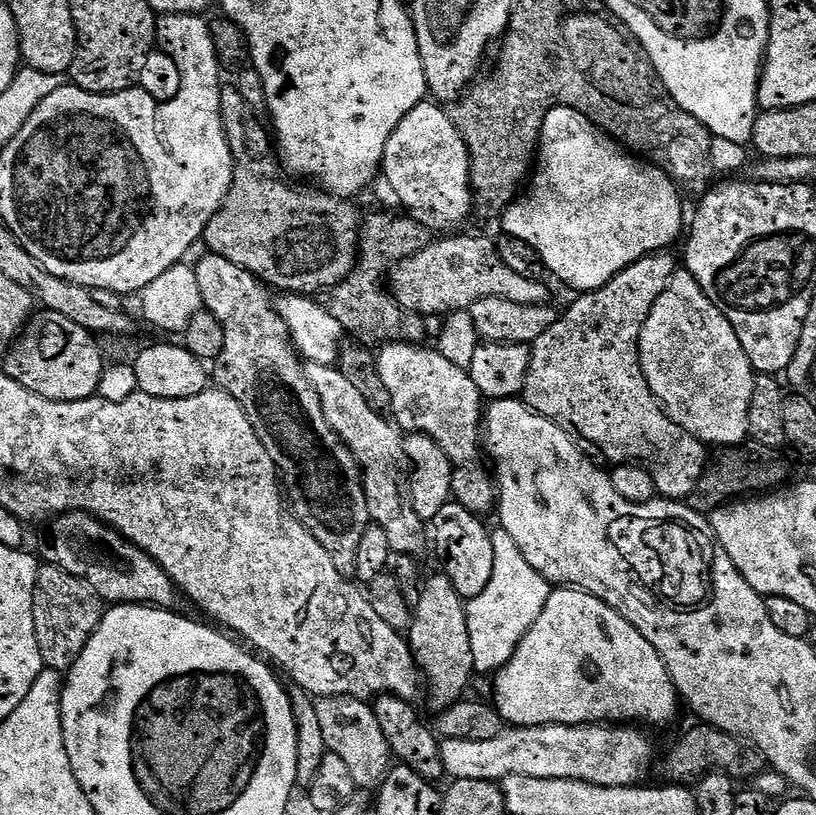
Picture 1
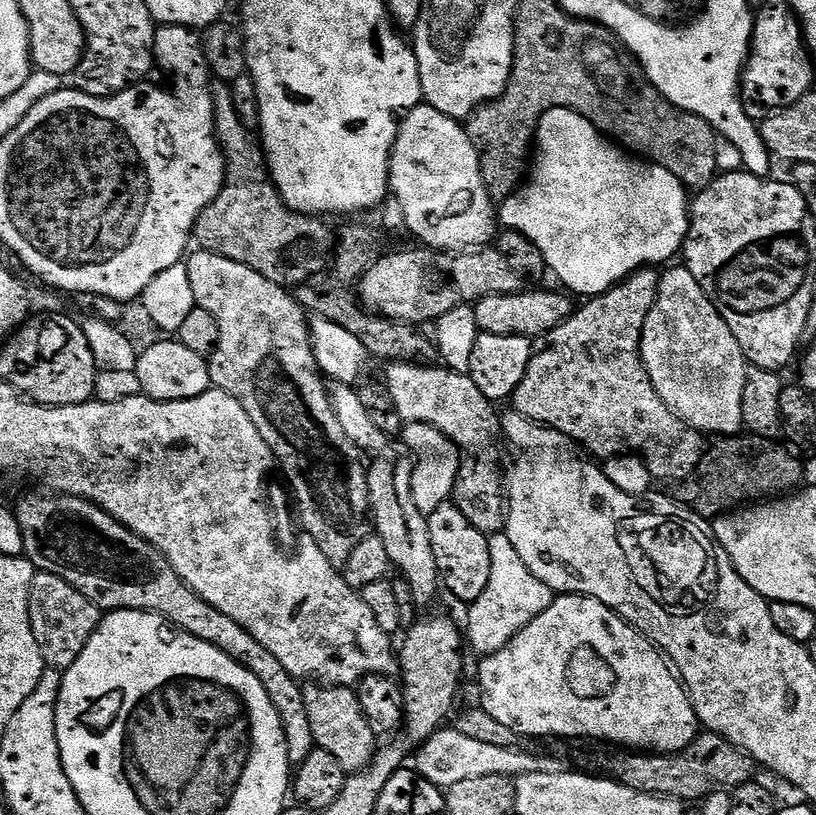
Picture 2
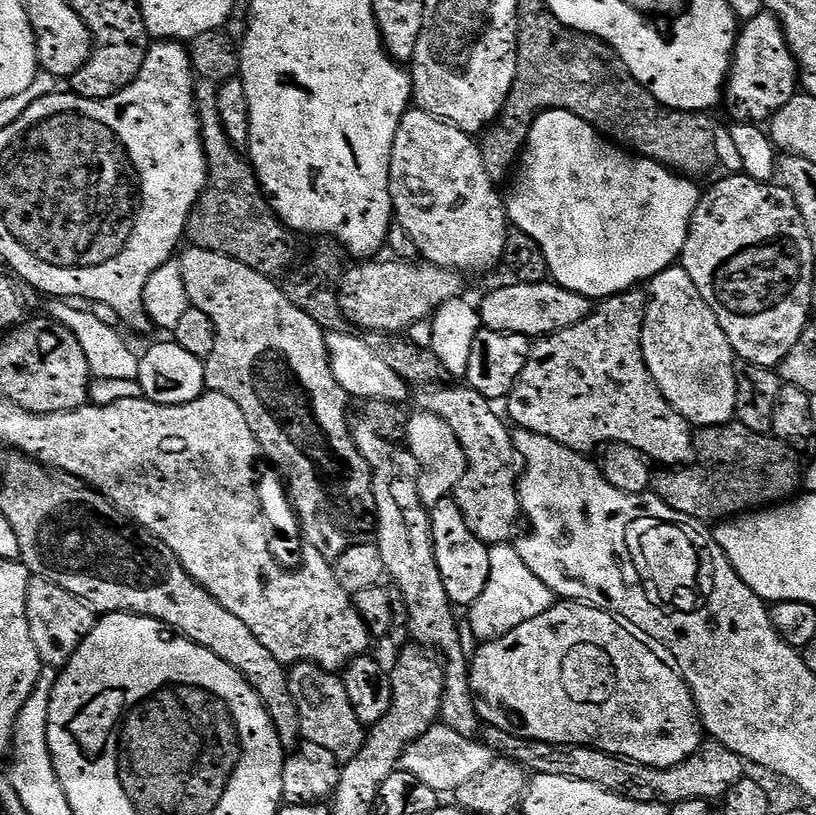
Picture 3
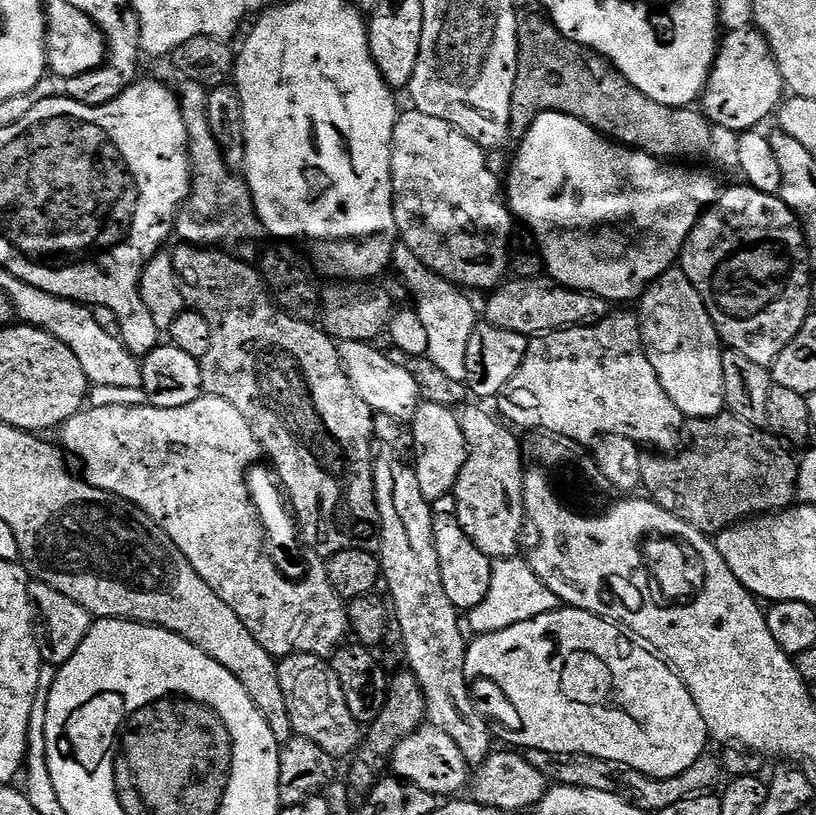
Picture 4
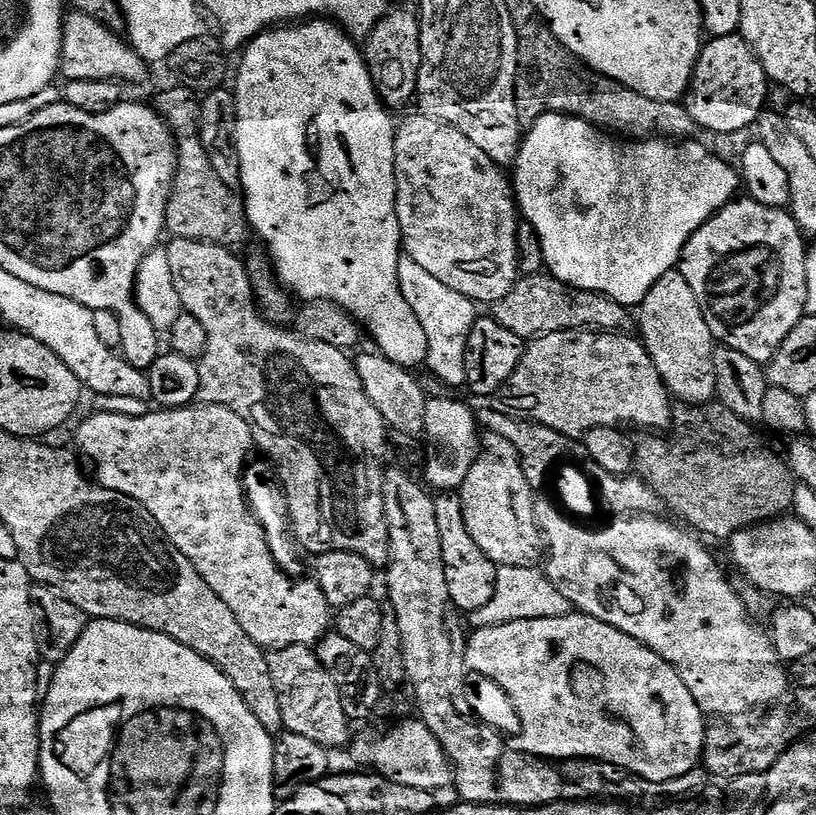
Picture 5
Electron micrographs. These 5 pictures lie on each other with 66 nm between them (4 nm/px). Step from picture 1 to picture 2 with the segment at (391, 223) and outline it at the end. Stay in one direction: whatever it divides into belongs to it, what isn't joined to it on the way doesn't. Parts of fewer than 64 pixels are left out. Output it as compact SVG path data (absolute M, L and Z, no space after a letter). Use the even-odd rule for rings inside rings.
M352 224L343 231L340 230L337 239L337 247L333 253L333 263L328 278L331 288L324 288L320 293L308 292L309 289L301 289L297 293L297 303L307 311L311 310L321 320L334 322L342 326L344 330L354 335L362 342L364 349L373 359L383 362L418 362L433 361L438 354L438 349L433 341L425 338L420 330L403 321L392 321L371 313L360 303L357 293L353 288L359 283L360 277L368 272L373 262L383 255L383 234L374 226L366 224ZM352 287L352 292L350 288ZM301 292L301 293L300 293Z

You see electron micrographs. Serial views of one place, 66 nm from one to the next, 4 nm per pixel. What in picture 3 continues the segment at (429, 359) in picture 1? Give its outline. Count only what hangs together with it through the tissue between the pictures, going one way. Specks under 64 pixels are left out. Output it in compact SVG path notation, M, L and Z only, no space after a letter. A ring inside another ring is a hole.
M432 386L424 390L419 407L448 423L468 459L466 474L462 474L462 482L458 482L454 493L458 510L462 510L466 526L474 530L483 544L491 546L511 541L512 527L522 516L518 489L524 475L524 455L517 450L505 417L492 409L495 408L493 401L467 386L446 387Z

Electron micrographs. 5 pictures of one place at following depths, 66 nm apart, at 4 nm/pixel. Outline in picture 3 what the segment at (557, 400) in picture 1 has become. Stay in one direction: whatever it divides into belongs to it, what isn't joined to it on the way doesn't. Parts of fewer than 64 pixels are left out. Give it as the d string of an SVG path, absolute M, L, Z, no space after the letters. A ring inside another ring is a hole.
M629 290L619 292L616 296L607 297L595 305L595 308L589 316L582 322L578 322L574 326L570 326L561 332L553 332L551 336L539 337L532 345L532 353L526 362L526 366L522 370L522 374L516 379L516 384L512 388L512 393L506 397L506 405L508 404L508 412L506 416L516 428L525 428L527 432L534 434L542 434L546 438L550 438L554 442L558 442L562 446L566 446L570 450L581 454L592 454L596 447L610 444L629 444L634 446L634 450L643 452L653 465L664 464L660 466L688 466L697 459L698 453L694 443L694 428L688 423L688 419L682 414L678 414L678 410L674 410L674 406L670 406L666 402L666 398L662 394L662 390L658 388L654 382L654 378L642 354L642 326L644 325L644 315L648 309L648 293L644 290Z

